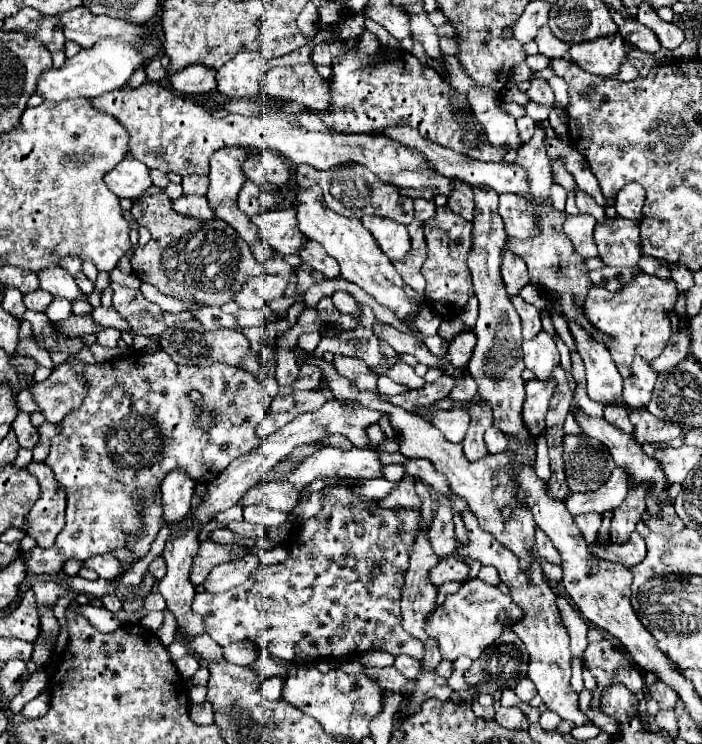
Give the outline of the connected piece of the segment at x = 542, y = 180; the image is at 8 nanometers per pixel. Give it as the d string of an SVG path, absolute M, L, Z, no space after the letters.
M536 123L534 137L520 147L518 157L516 157L516 163L528 171L532 201L542 201L542 199L550 201L552 171L550 171L550 159L546 155L544 139L546 139L546 133L540 127L540 123Z

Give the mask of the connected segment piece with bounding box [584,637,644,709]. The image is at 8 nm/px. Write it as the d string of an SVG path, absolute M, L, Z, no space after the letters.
M606 637L606 639L602 639L600 643L592 643L592 645L588 645L588 649L586 649L584 655L586 655L586 665L588 665L590 673L596 677L598 685L597 690L593 693L593 698L590 703L591 707L598 707L598 709L600 709L600 695L606 687L612 687L612 685L622 683L622 685L626 685L632 693L638 693L638 691L644 689L644 677L642 677L638 665L632 661L632 657L626 653L626 649L624 649L616 639Z

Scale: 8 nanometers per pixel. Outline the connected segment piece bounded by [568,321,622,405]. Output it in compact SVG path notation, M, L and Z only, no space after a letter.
M570 321L568 327L574 337L574 345L586 365L590 399L602 405L622 401L622 377L608 349L602 343L596 343L596 339L582 325Z

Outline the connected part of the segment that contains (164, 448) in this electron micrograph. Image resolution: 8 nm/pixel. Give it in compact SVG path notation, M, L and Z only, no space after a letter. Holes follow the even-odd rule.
M164 349L156 353L118 357L94 365L86 365L78 357L70 357L68 363L72 363L76 373L86 381L88 393L82 405L68 413L68 417L64 417L60 433L50 439L50 455L46 459L46 465L54 471L54 477L66 489L66 527L60 531L52 549L32 551L32 557L28 559L28 571L36 575L60 573L64 561L68 559L86 561L92 555L124 549L126 535L138 533L142 527L142 501L148 501L160 487L164 473L168 473L168 469L180 467L194 481L212 481L234 459L256 449L262 443L256 437L256 425L264 421L268 405L272 401L272 397L264 391L260 379L254 373L244 371L242 367L226 363L212 363L206 367L178 365L170 359L168 353L164 353ZM192 389L198 389L204 397L202 413L208 413L210 431L202 431L200 419L194 419L192 401L188 397Z

